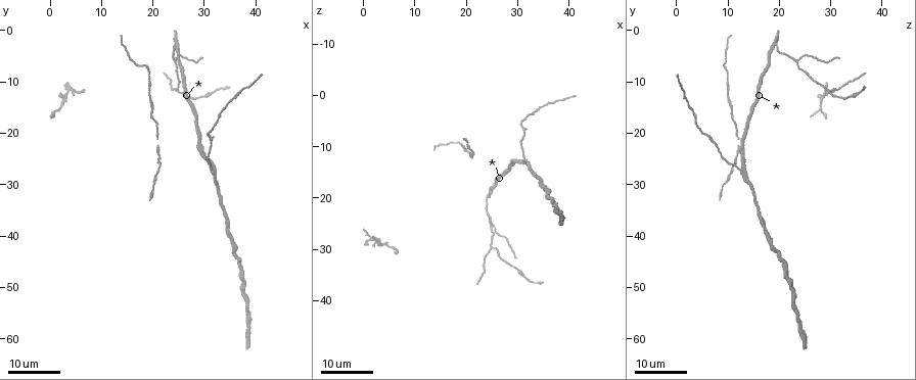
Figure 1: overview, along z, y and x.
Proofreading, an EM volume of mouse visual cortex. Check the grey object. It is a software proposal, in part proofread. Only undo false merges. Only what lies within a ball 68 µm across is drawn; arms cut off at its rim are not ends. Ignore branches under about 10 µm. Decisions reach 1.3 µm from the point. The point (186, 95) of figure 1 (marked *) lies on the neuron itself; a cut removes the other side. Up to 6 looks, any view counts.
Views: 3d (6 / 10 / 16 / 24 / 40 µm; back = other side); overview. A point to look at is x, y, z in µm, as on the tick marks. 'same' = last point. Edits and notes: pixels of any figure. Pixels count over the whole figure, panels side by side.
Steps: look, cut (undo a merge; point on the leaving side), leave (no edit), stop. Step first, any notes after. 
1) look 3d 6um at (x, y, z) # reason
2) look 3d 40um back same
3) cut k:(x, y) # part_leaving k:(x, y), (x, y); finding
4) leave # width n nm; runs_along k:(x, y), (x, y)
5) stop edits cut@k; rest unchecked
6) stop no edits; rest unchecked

look 3d 24um at (24.5, 6.5, 24.0)

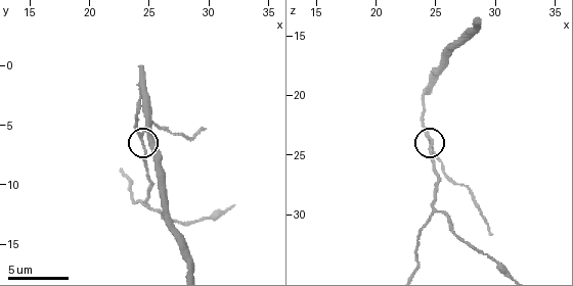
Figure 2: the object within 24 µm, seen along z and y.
look 3d 6um at (24.6, 6.4, 23.4) # zoom in

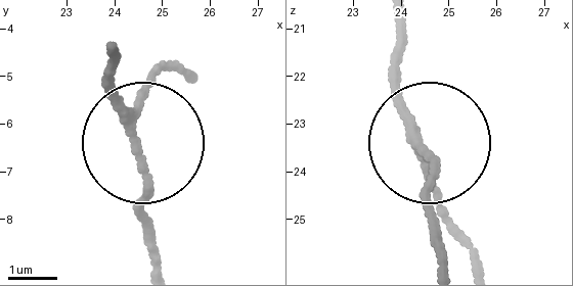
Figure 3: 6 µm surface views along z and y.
leave # runs_along 3:(398, 28), (398, 101), (430, 175), (434, 243); one neuron here

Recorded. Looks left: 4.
look 3d 24um at (29.0, 22.5, 13.0)

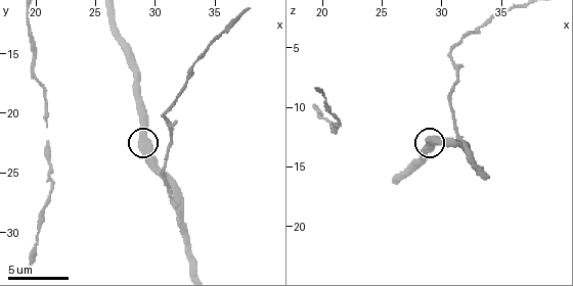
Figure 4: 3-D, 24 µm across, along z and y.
look 3d 10um at (29.0, 23.0, 12.8)

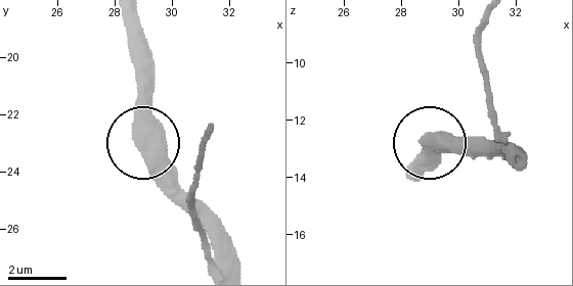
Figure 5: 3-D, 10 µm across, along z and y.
leave # side_arm 19 um; runs_along 5:(416, 179), (431, 164), (431, 143), (466, 138); continuous, no second neuron

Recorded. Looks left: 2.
look 3d 6um at (31.4, 27.2, 12.2)

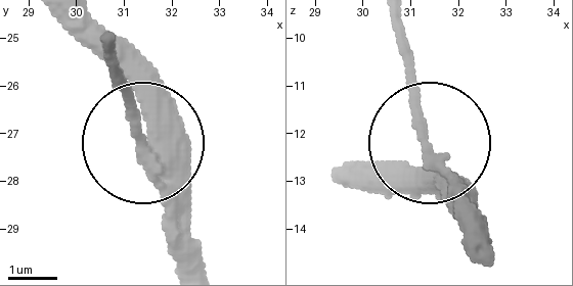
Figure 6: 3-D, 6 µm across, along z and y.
leave # width 300 nm; runs_along 6:(68, 24), (137, 97), (141, 138), (117, 52); one neuron here

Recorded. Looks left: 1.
stop no edits; rest unchecked

